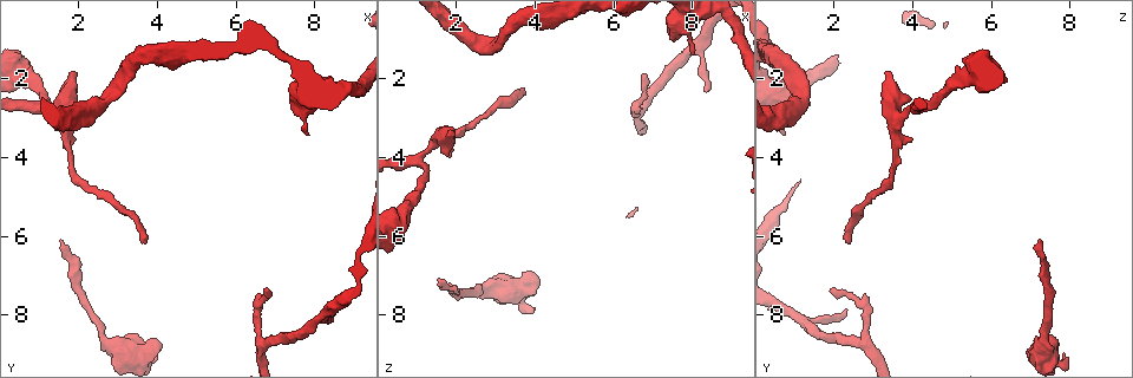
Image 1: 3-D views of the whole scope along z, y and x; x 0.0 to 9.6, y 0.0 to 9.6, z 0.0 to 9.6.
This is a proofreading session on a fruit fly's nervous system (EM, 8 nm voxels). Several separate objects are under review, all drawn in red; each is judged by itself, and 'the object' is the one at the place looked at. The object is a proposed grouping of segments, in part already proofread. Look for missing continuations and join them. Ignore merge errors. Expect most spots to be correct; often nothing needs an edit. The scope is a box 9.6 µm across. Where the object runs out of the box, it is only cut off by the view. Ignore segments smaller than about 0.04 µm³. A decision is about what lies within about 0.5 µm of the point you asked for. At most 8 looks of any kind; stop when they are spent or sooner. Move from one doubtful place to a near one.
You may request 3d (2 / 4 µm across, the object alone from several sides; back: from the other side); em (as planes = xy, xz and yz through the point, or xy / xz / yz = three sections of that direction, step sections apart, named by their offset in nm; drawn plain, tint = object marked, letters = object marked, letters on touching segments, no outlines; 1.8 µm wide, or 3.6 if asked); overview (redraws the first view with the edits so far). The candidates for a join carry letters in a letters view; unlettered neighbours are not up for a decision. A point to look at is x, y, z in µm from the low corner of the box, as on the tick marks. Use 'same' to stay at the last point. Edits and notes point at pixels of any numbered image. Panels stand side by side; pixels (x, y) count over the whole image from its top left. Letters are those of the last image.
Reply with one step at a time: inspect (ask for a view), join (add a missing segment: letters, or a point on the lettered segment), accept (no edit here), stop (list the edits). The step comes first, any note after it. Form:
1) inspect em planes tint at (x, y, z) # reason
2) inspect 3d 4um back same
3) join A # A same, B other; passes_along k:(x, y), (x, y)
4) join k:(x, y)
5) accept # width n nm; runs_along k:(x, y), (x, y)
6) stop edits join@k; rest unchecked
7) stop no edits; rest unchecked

inspect em planes tint at (3.70, 6.20, 2.35) # thin end

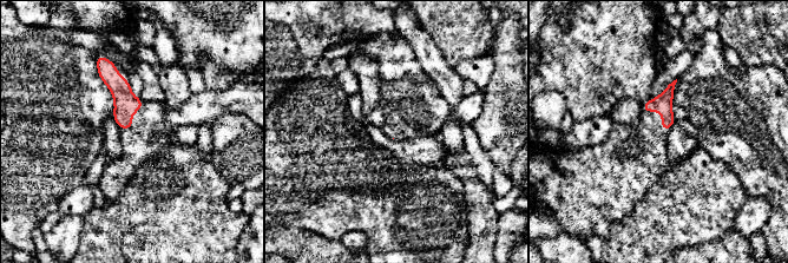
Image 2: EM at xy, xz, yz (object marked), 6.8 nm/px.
inspect em planes letters same # see the neighbours

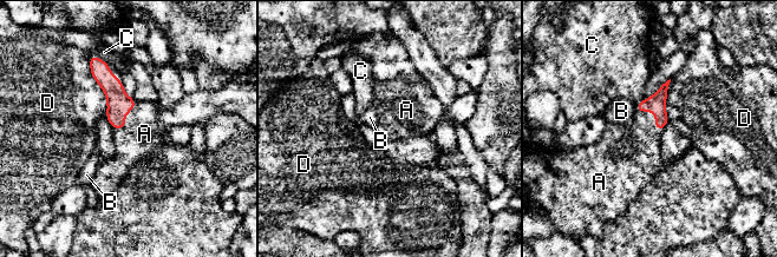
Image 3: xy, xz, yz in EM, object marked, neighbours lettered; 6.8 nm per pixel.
join A # A same, B other, C other, D other; passes_along 3:(657, 103), (652, 111), (637, 144); the neuron continues

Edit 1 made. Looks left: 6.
inspect overview # see it whole again

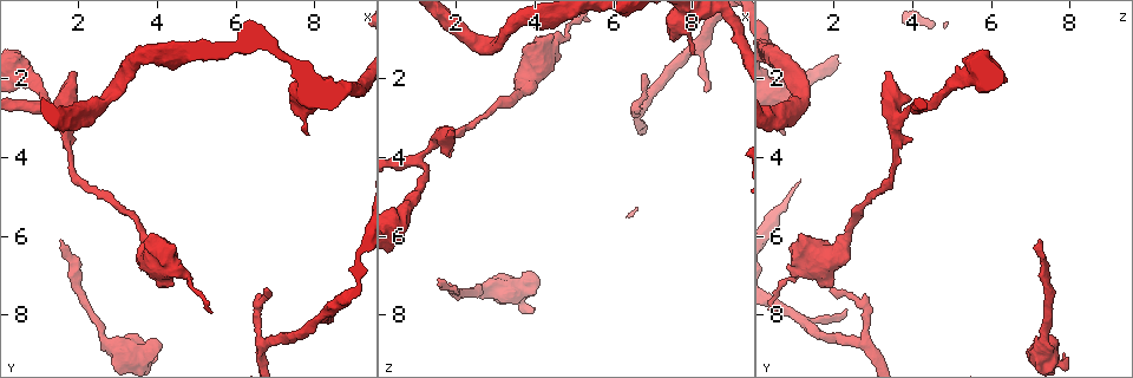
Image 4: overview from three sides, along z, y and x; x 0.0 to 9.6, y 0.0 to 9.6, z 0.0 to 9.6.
inspect 3d 2um at (1.80, 1.75, 3.35) # free end

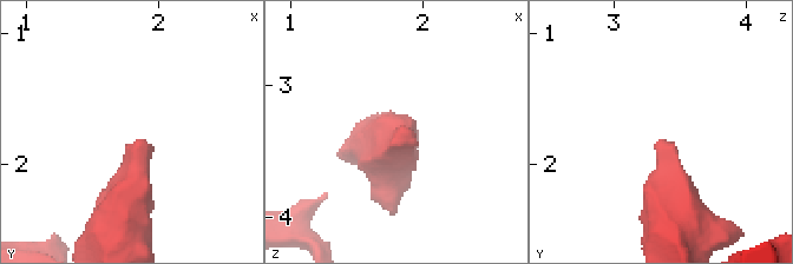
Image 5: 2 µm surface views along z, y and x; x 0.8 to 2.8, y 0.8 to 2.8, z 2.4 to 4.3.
inspect em xy step 8 letters at (1.86, 1.80, 3.34) # now the EM

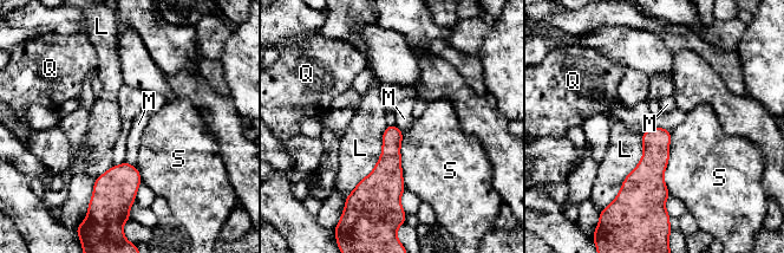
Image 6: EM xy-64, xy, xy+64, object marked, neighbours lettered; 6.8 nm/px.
accept # L other, M other, Q other, S other; none of them fits

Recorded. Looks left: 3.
inspect em planes letters at (1.60, 6.15, 7.25) # branch stops here

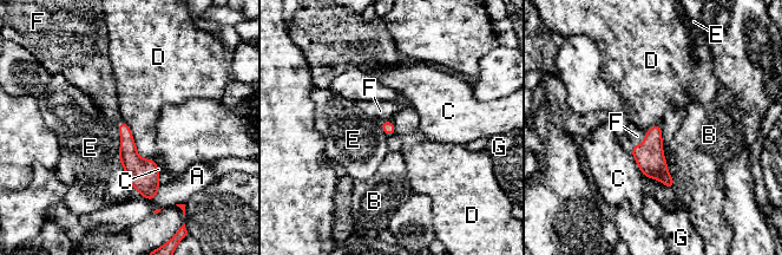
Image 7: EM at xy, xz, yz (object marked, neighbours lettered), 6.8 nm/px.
join F # A other, B other, C other, D other, E other, F same, G other; passes_along 7:(649, 156), (643, 143), (637, 136); the neuron continues

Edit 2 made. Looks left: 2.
stop edits join@3, join@7; rest unchecked

